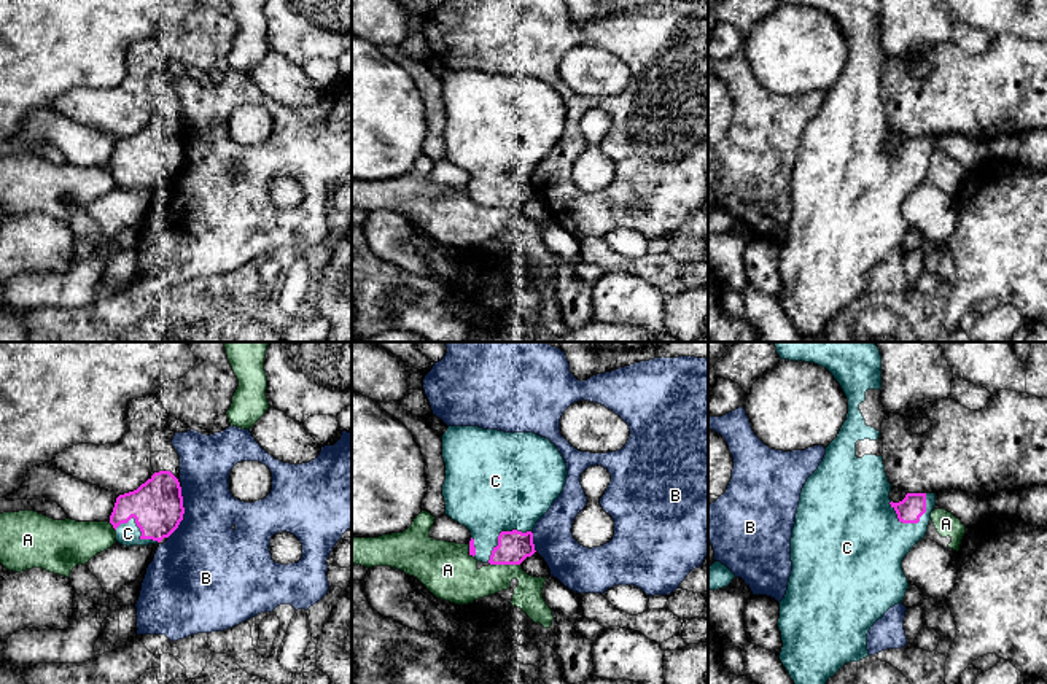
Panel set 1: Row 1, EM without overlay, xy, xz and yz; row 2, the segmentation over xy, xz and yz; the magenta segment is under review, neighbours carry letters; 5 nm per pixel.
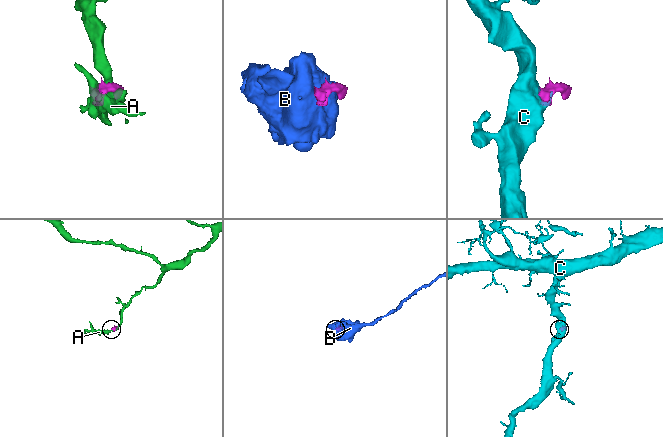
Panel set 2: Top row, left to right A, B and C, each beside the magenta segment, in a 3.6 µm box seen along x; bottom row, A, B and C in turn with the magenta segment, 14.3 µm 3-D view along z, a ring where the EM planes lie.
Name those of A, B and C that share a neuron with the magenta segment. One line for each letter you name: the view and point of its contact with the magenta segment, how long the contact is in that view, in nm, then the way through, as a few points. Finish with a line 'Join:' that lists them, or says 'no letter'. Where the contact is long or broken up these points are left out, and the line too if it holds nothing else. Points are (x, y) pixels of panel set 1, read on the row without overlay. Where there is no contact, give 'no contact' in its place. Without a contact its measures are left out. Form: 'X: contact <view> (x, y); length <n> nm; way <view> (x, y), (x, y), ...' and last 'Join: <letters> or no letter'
C: contact yz (920, 159); length 200 nm
Join: C

